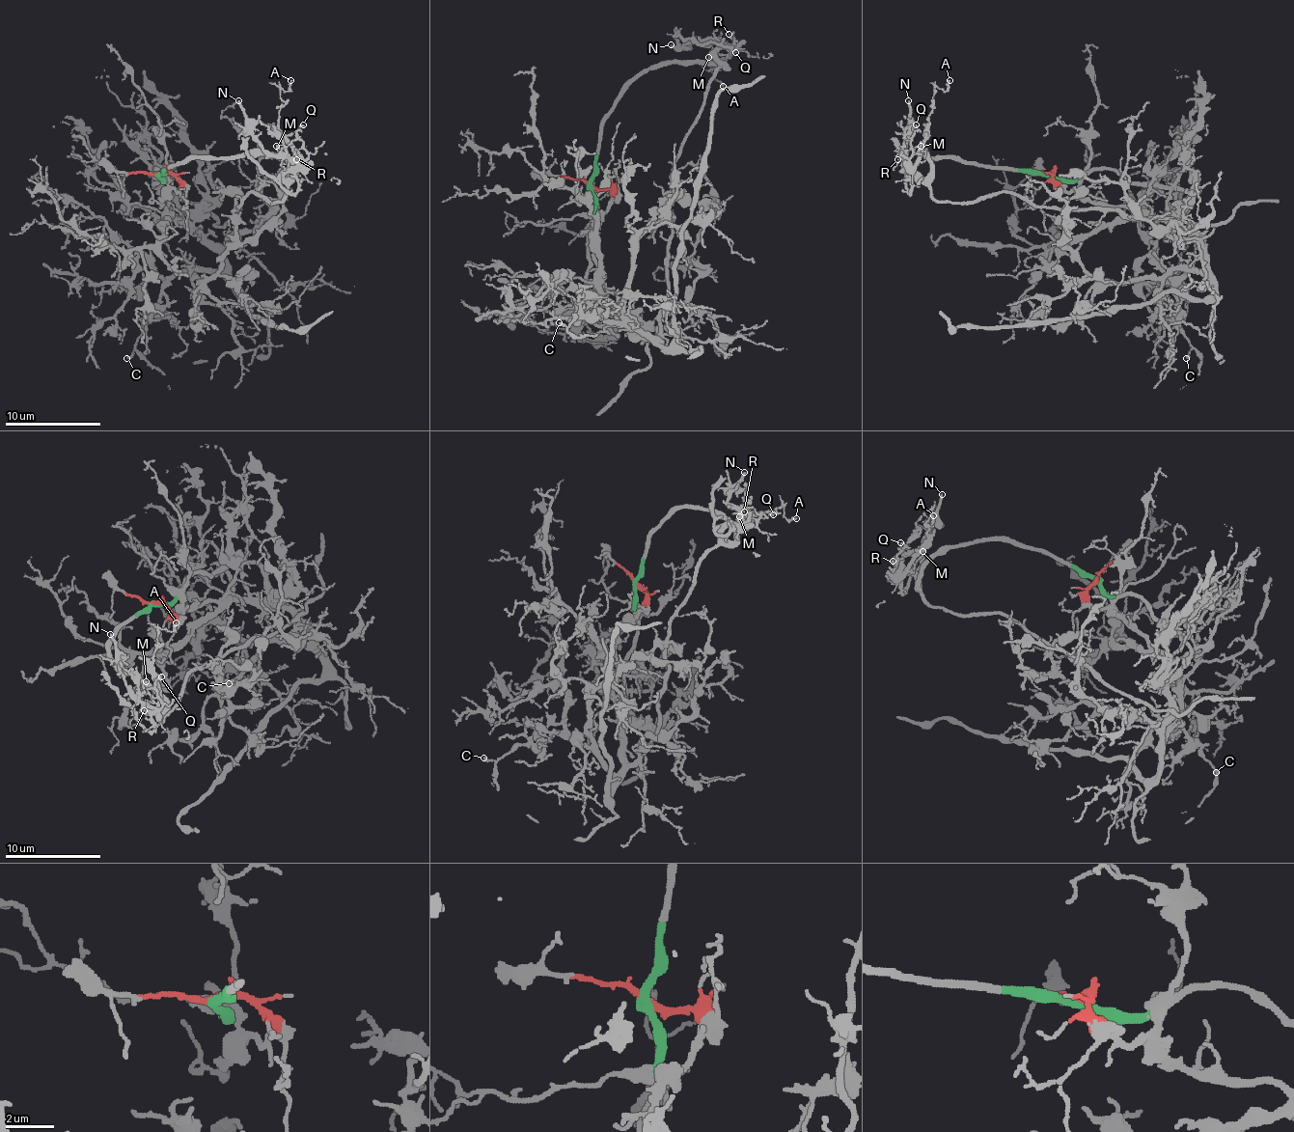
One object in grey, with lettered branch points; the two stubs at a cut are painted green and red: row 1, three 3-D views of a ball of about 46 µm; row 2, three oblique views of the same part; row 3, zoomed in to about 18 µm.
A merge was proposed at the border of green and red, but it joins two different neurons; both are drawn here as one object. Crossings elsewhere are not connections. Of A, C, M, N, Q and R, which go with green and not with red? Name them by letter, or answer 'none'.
A, M, N, Q, R

